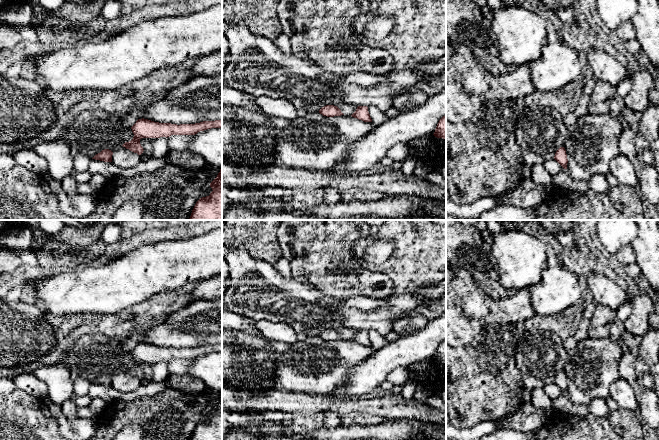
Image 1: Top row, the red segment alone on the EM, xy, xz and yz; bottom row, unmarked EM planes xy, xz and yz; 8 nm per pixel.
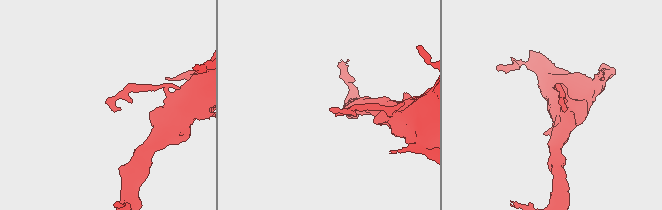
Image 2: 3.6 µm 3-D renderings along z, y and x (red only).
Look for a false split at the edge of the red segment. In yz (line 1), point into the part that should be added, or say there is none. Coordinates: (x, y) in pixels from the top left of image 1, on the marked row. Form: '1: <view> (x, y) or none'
1: none

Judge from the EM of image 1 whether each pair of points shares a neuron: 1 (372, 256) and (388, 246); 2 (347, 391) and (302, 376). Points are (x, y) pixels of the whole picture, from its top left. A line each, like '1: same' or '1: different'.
1: same
2: different

